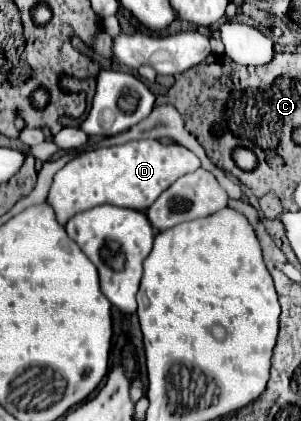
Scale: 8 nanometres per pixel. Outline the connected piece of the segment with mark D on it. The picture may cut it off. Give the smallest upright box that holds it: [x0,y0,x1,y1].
[47,139,201,225]

